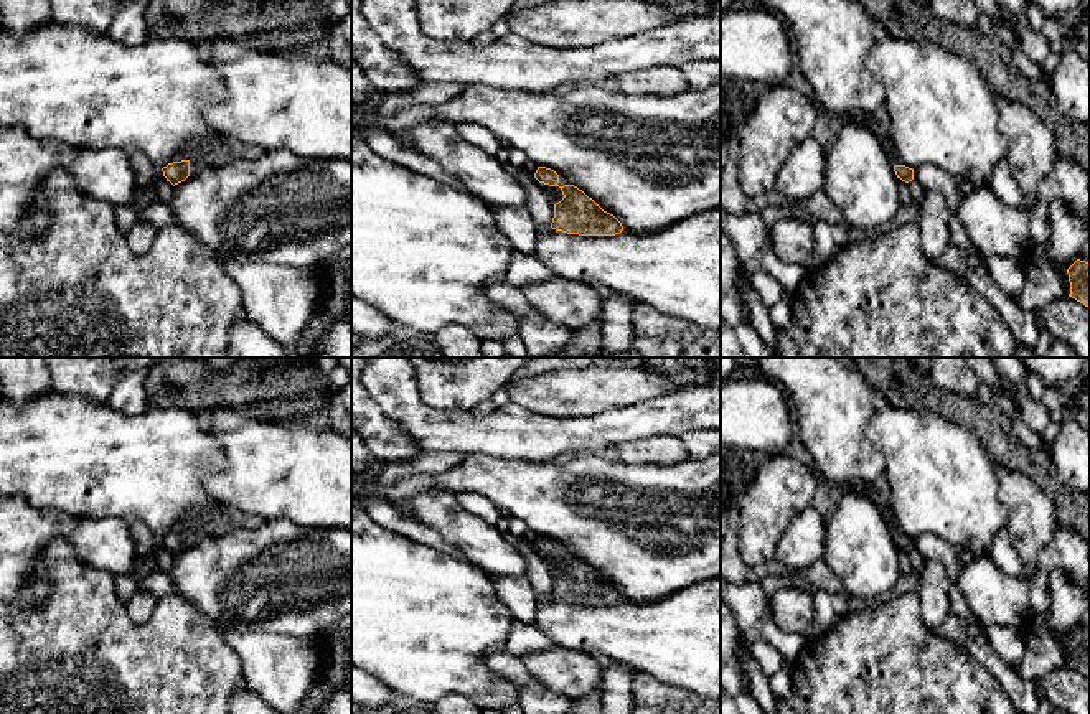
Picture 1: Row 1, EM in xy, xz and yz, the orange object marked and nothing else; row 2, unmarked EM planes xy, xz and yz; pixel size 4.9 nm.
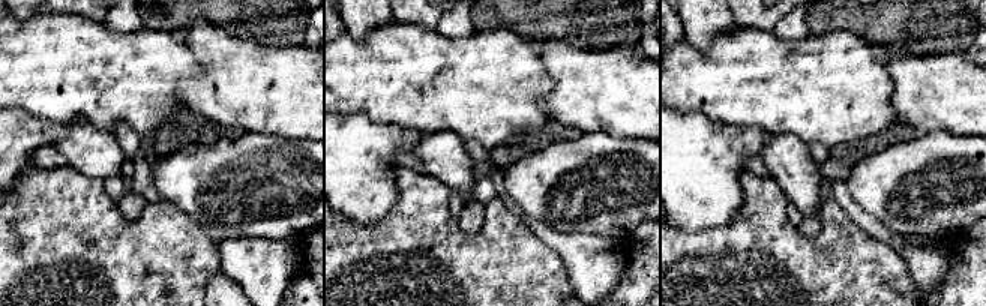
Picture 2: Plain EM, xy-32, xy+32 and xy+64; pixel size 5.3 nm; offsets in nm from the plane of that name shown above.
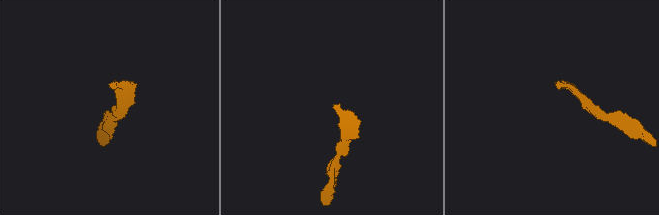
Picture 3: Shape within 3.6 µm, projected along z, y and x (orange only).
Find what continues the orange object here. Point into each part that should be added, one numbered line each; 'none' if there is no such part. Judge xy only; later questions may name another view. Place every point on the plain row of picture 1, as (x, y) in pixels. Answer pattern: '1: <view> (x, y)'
1: xy (202, 523)

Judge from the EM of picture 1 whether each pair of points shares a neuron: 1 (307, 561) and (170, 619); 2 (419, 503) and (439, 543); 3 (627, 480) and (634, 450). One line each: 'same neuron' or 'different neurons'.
1: different neurons
2: different neurons
3: different neurons

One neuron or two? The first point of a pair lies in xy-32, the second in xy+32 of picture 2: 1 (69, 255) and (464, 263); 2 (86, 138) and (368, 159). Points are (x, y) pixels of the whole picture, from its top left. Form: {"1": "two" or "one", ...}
{"1": "one", "2": "two"}

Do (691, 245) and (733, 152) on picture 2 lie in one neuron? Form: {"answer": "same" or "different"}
{"answer": "different"}

